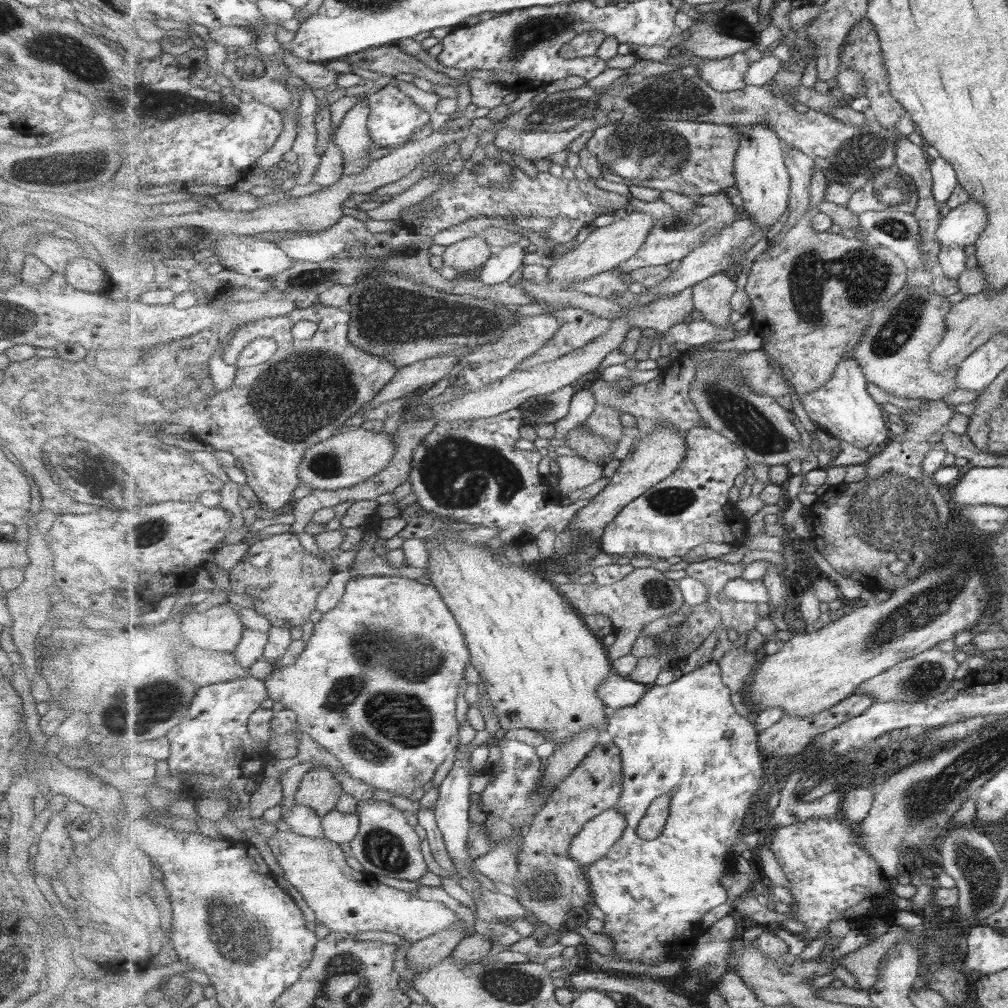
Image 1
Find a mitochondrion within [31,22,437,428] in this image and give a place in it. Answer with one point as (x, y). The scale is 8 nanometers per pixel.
(150, 105)

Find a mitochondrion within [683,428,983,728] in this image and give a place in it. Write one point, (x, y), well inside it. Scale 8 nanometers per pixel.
(893, 514)

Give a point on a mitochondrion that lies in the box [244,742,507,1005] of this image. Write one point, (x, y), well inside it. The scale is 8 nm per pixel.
(381, 850)

